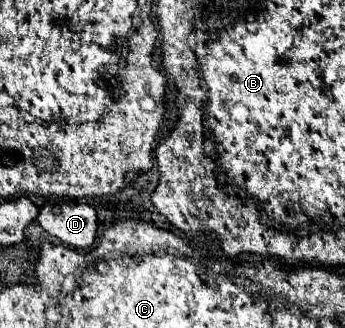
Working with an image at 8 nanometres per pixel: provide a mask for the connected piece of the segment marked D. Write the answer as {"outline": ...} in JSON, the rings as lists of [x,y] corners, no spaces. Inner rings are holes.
{"outline":[[[46,203],[40,209],[38,223],[68,247],[88,247],[96,241],[96,211],[86,203]]]}

